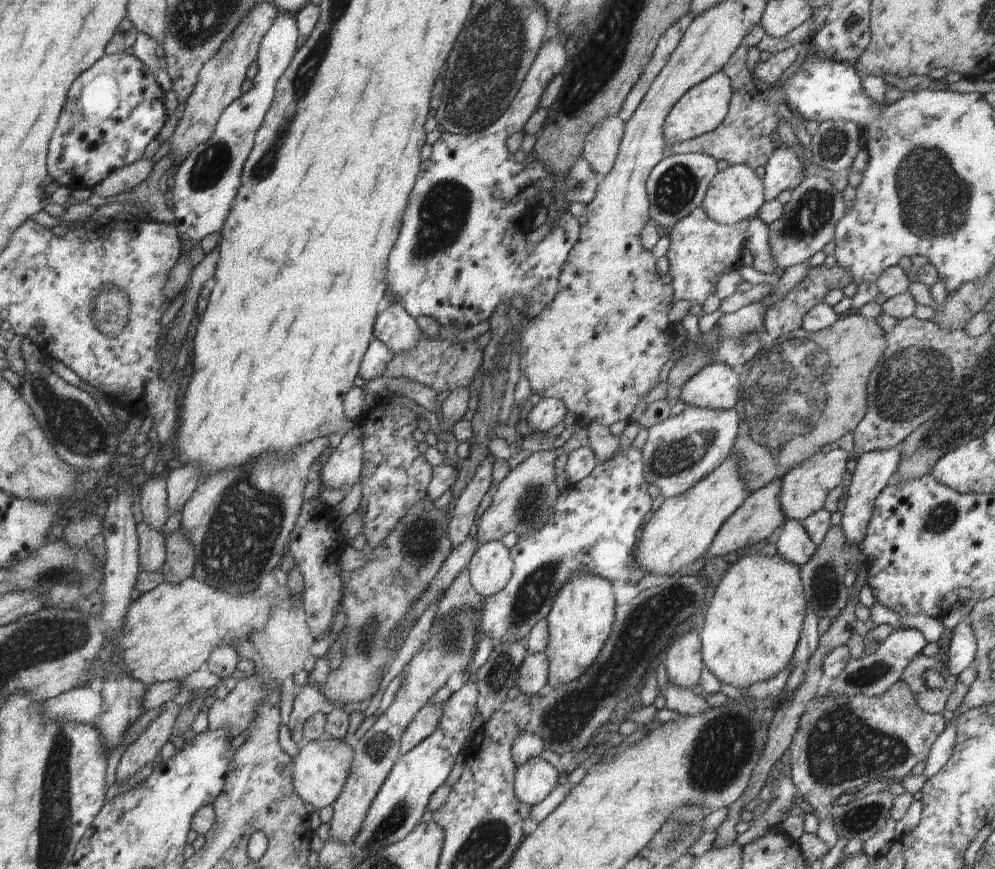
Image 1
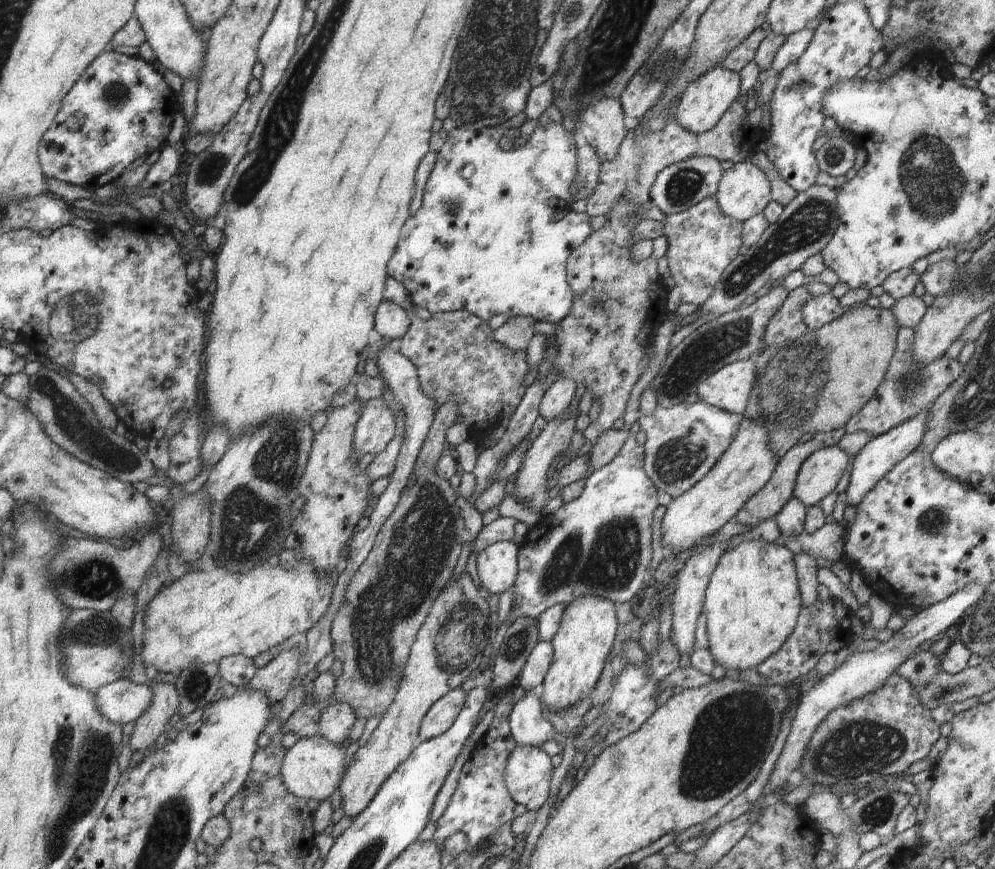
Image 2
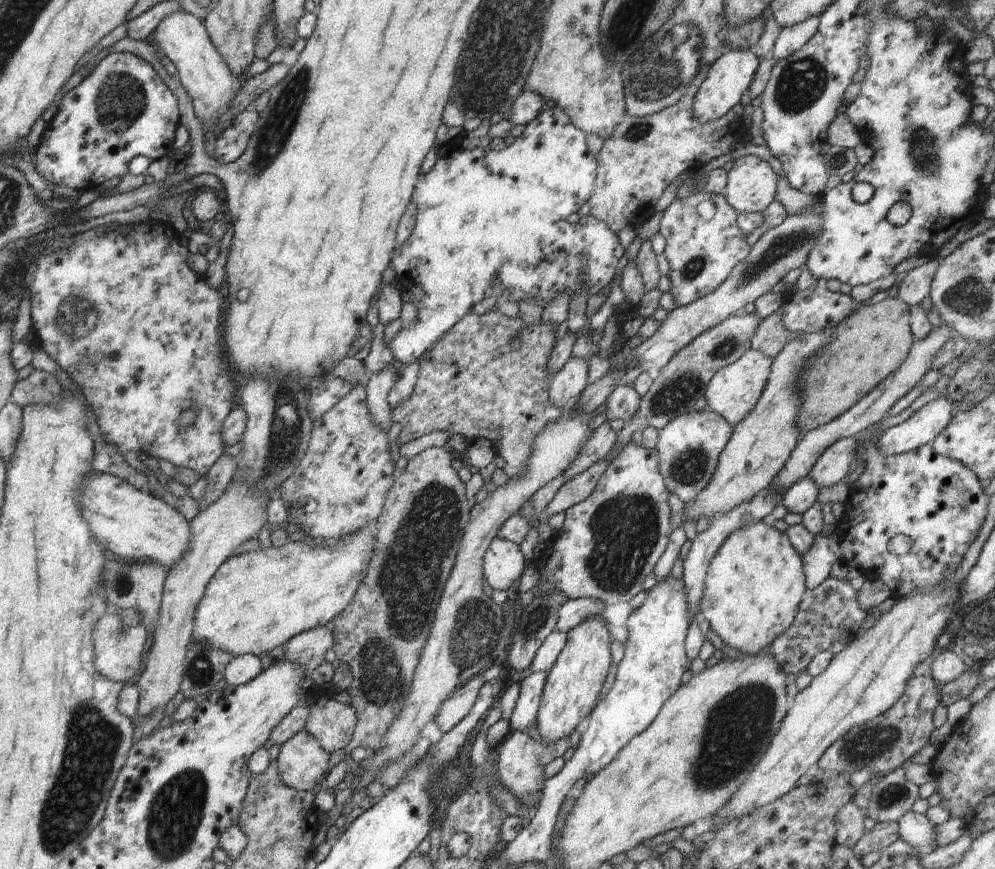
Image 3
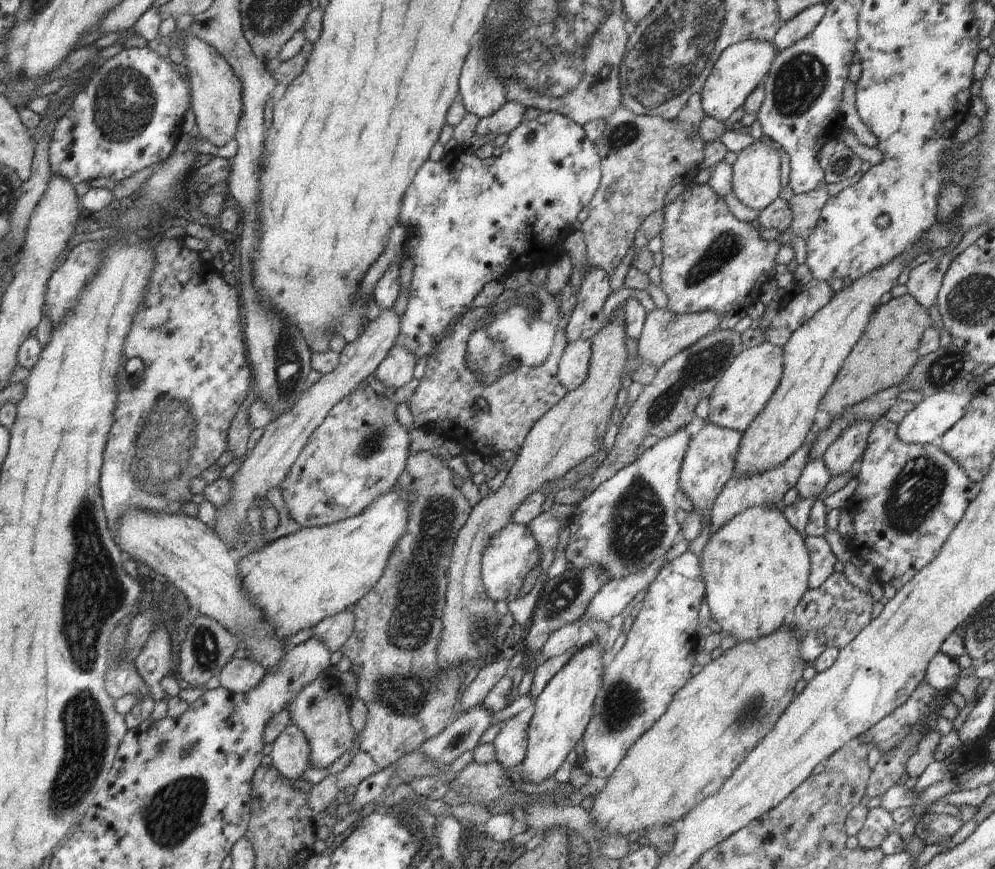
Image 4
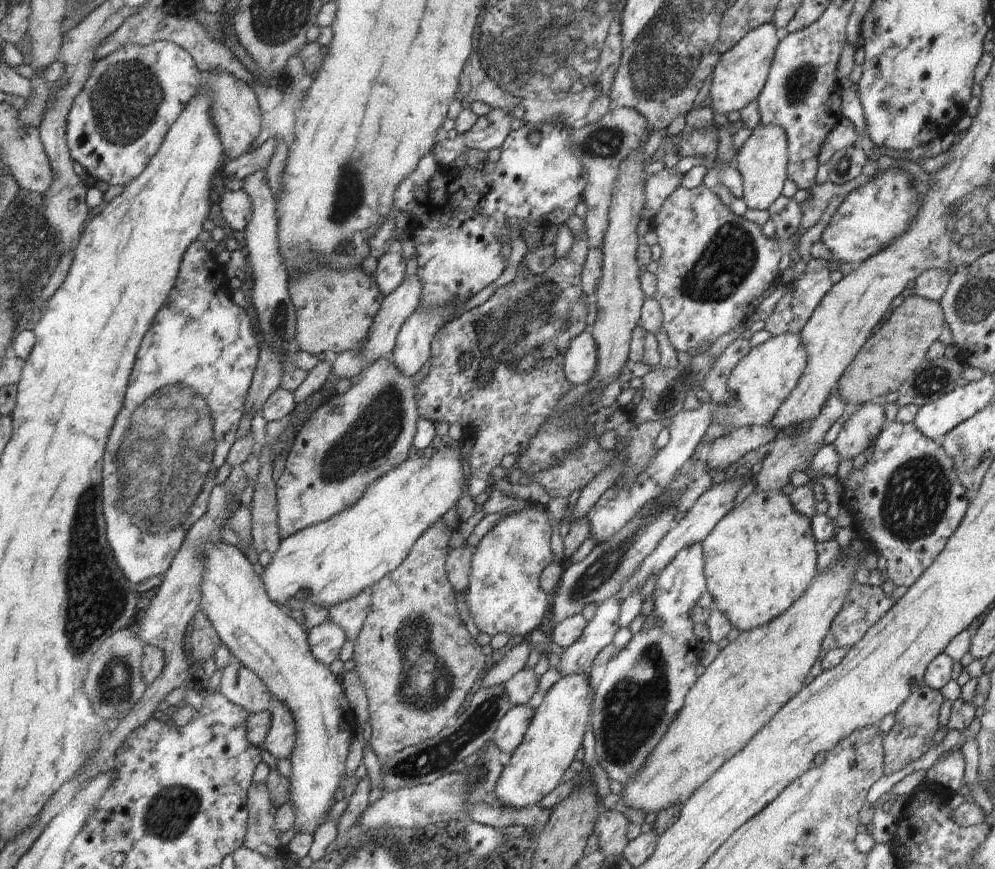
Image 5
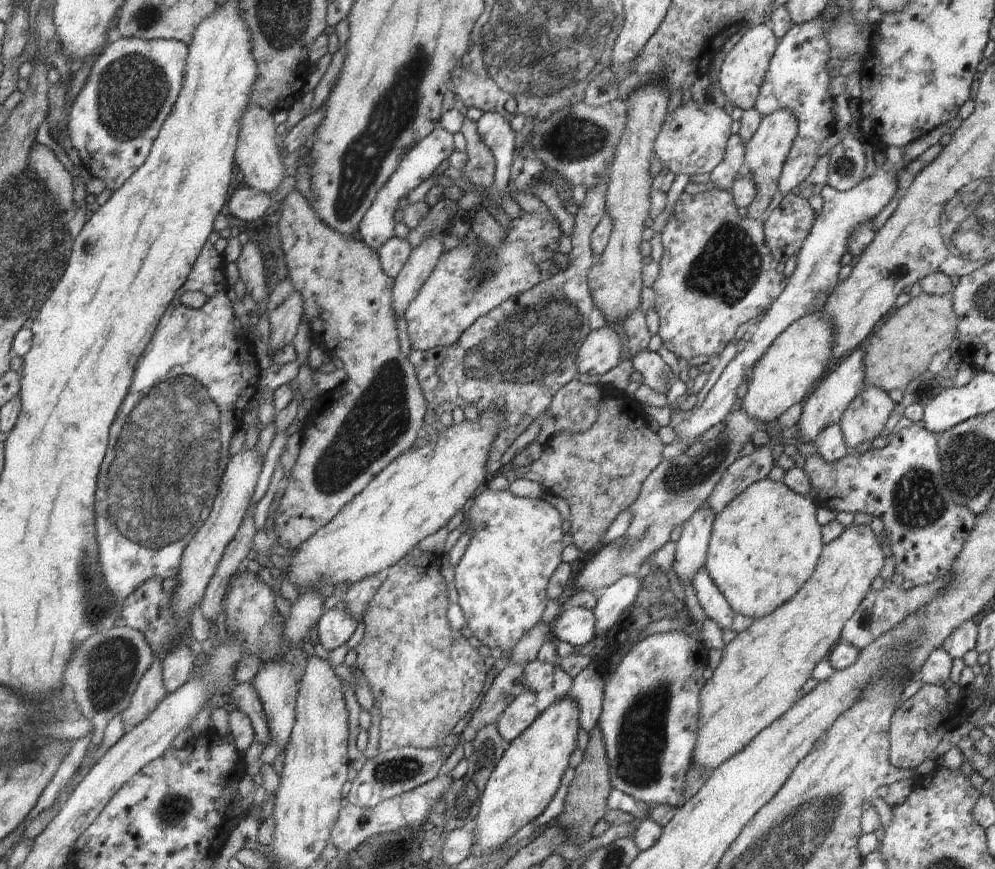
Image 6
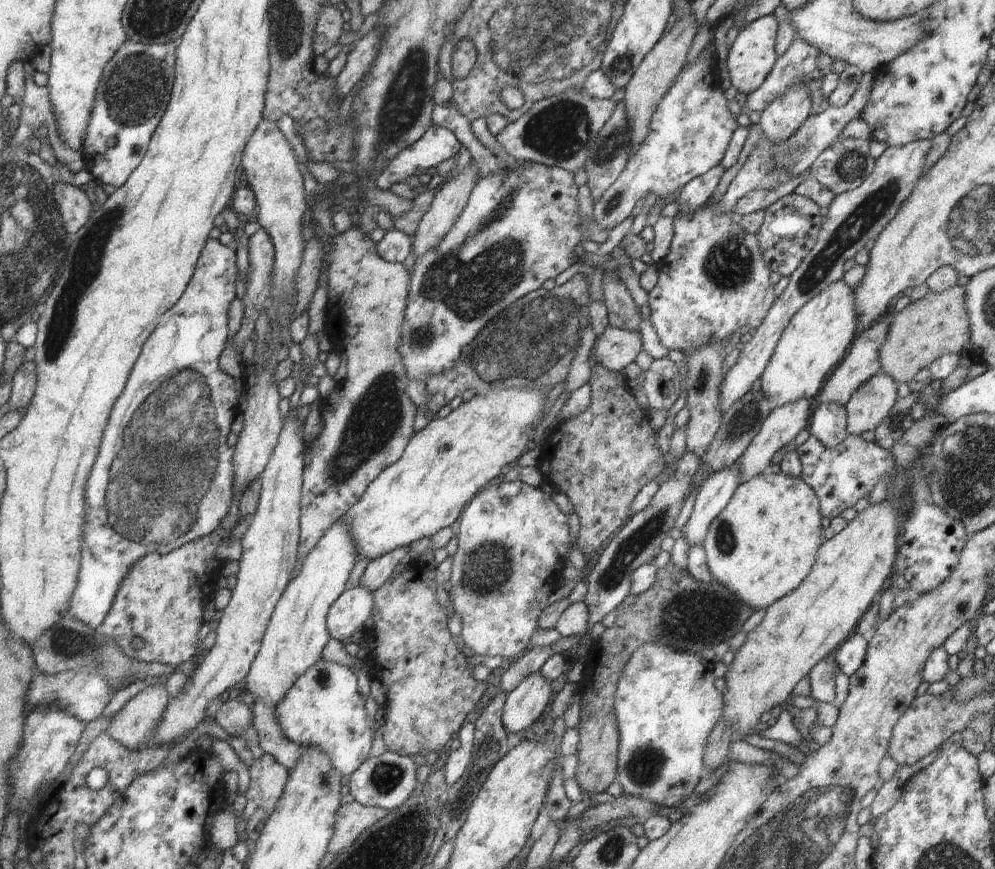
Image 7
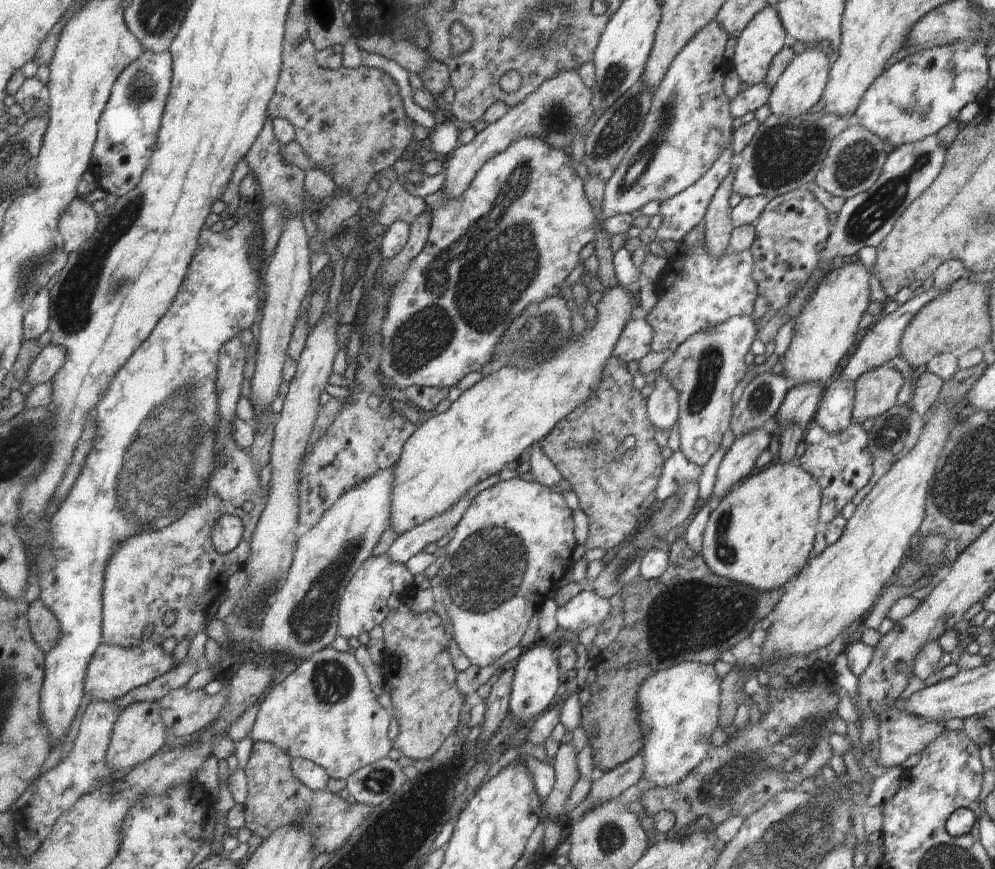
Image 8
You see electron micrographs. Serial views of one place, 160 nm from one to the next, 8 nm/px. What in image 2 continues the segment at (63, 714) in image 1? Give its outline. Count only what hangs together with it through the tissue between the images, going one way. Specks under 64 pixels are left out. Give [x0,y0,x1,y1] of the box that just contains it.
[94,677,150,726]

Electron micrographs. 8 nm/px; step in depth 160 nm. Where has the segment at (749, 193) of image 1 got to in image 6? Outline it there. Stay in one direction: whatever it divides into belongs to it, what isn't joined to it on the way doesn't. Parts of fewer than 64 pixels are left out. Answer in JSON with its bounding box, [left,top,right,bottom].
[744,108,798,219]

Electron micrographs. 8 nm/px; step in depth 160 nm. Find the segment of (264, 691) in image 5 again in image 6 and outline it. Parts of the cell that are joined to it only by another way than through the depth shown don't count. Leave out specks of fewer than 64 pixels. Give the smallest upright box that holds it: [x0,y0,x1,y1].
[229,681,270,745]

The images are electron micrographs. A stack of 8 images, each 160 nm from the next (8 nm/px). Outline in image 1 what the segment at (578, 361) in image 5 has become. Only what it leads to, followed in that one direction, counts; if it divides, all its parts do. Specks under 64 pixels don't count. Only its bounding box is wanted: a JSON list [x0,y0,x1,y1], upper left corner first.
[528,398,568,435]

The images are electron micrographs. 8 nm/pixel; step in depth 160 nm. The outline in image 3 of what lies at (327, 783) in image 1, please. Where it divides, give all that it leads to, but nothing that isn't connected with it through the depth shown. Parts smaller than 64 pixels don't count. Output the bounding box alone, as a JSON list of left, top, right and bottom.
[277,730,329,791]

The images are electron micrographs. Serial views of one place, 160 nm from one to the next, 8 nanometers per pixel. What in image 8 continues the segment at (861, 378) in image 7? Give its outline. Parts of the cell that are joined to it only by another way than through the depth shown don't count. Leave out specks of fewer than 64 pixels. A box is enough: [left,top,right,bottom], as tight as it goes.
[841,288,946,382]

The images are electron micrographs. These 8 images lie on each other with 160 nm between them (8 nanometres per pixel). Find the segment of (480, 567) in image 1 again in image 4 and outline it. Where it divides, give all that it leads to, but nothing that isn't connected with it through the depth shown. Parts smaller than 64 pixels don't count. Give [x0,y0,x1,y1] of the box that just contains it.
[481,522,542,604]

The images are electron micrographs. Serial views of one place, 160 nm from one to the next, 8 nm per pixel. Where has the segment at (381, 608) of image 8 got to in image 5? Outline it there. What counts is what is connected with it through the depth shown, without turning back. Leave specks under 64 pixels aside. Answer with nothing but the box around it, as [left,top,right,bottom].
[307,621,346,666]

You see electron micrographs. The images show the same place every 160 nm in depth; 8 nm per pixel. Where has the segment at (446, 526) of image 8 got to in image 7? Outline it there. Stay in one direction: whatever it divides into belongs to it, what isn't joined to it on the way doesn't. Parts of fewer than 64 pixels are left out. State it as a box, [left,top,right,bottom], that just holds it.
[359,547,409,593]

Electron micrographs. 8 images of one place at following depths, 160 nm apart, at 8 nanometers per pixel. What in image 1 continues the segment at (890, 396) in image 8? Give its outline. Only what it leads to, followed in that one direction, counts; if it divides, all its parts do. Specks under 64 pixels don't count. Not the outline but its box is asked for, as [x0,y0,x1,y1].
[780,445,851,522]

